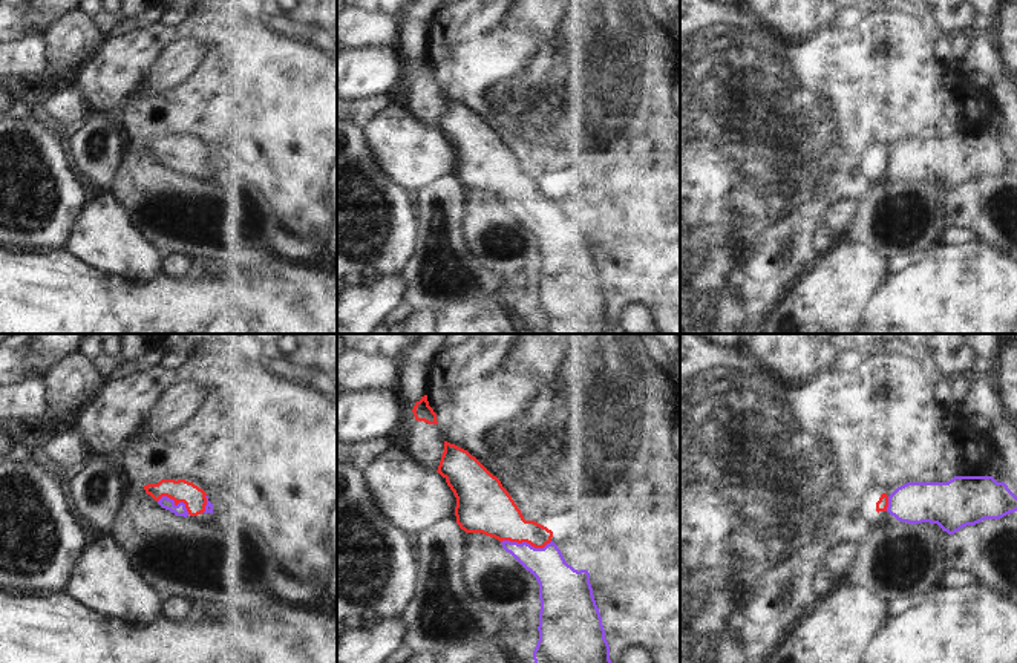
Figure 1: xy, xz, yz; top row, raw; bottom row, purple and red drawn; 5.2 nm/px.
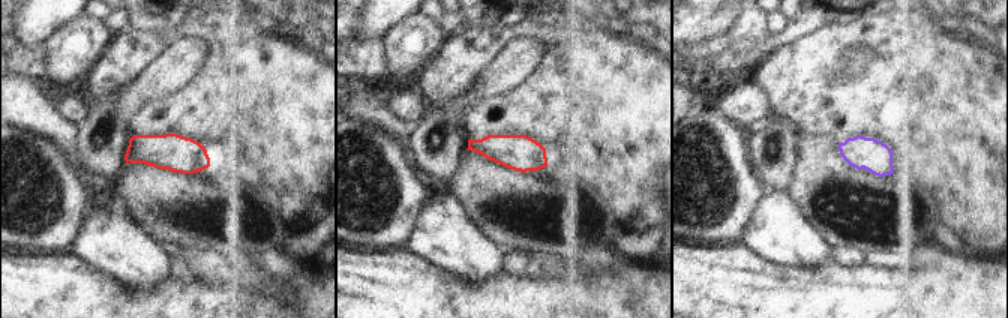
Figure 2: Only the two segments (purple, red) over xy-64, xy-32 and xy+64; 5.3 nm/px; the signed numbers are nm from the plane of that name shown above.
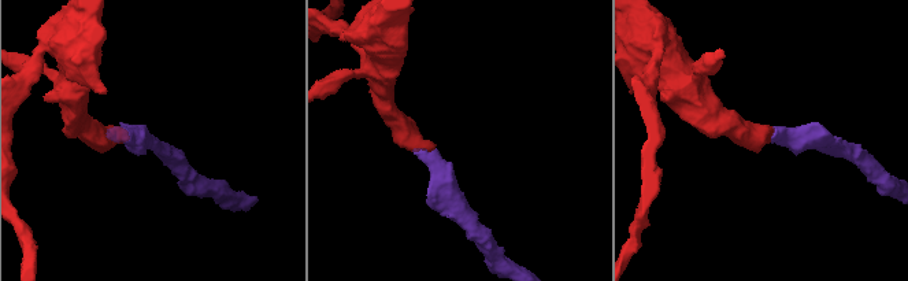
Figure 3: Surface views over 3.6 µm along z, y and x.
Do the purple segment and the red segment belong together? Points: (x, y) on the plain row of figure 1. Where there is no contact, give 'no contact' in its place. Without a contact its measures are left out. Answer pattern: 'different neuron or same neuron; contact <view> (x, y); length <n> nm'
same neuron; contact xz (526, 199); length 280 nm

